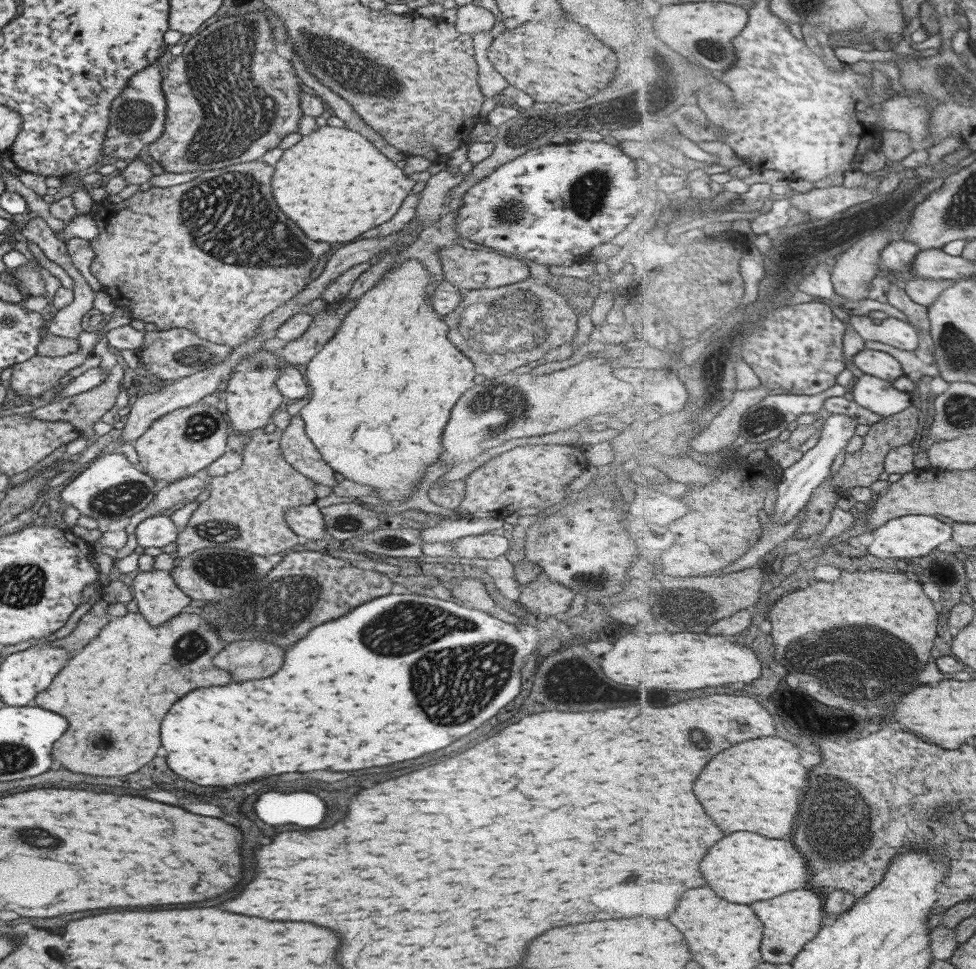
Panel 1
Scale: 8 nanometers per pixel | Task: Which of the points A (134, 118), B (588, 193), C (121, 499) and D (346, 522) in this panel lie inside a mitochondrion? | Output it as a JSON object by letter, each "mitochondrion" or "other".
{"A":"mitochondrion","B":"mitochondrion","C":"mitochondrion","D":"mitochondrion"}

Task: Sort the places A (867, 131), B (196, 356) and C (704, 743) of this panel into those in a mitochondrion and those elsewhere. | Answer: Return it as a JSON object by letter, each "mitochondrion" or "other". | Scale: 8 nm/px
{"A":"other","B":"mitochondrion","C":"mitochondrion"}

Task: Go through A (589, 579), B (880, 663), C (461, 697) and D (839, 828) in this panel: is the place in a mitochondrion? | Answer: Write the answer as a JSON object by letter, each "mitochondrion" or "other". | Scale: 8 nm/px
{"A":"mitochondrion","B":"mitochondrion","C":"mitochondrion","D":"mitochondrion"}

